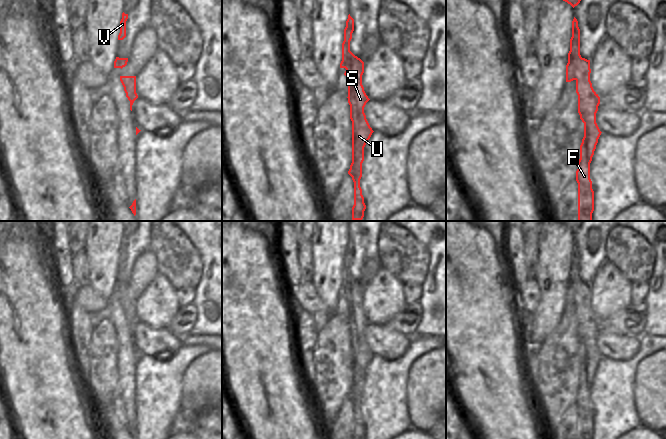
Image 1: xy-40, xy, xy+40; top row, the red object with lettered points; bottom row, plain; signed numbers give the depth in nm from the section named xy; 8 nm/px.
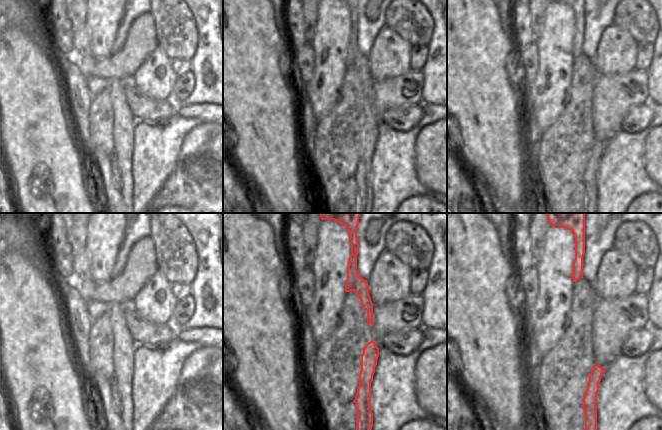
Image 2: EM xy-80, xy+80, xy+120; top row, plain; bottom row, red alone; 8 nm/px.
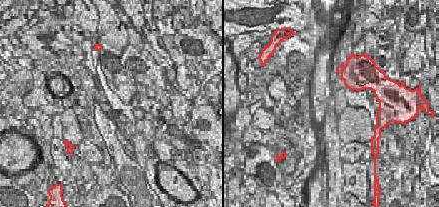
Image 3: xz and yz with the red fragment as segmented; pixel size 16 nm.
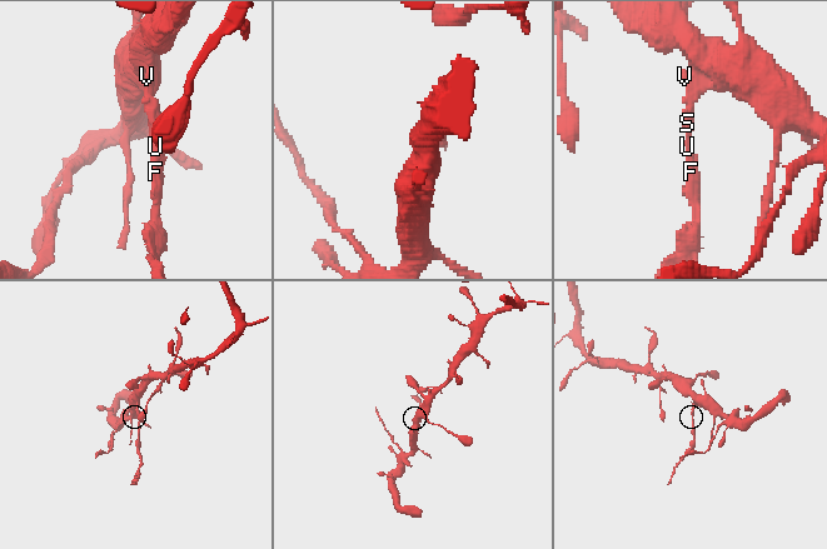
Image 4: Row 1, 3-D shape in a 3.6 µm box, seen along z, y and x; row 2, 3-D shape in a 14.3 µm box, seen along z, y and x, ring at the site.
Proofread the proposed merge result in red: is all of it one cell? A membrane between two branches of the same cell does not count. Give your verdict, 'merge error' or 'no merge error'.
merge error

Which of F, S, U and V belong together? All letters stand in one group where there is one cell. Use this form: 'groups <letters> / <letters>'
groups F S U / V

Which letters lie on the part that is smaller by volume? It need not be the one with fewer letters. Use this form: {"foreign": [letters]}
{"foreign": ["F", "S", "U"]}

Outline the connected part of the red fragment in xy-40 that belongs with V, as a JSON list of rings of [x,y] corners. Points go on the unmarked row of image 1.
[[[122,237],[122,243],[120,245],[120,257],[118,259],[118,264],[123,264],[126,261],[126,245],[128,243],[128,238]]]

